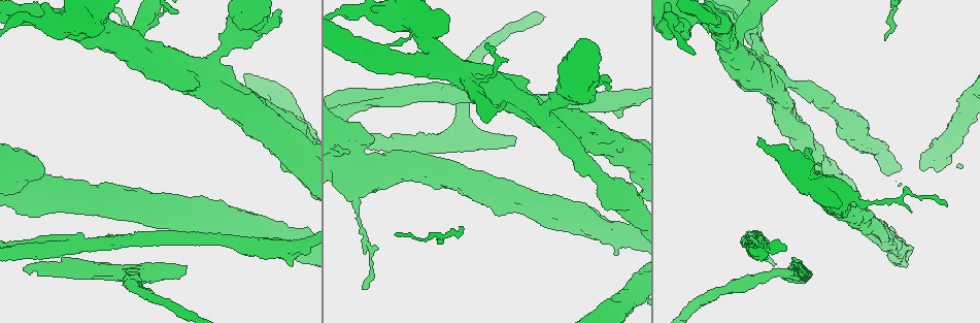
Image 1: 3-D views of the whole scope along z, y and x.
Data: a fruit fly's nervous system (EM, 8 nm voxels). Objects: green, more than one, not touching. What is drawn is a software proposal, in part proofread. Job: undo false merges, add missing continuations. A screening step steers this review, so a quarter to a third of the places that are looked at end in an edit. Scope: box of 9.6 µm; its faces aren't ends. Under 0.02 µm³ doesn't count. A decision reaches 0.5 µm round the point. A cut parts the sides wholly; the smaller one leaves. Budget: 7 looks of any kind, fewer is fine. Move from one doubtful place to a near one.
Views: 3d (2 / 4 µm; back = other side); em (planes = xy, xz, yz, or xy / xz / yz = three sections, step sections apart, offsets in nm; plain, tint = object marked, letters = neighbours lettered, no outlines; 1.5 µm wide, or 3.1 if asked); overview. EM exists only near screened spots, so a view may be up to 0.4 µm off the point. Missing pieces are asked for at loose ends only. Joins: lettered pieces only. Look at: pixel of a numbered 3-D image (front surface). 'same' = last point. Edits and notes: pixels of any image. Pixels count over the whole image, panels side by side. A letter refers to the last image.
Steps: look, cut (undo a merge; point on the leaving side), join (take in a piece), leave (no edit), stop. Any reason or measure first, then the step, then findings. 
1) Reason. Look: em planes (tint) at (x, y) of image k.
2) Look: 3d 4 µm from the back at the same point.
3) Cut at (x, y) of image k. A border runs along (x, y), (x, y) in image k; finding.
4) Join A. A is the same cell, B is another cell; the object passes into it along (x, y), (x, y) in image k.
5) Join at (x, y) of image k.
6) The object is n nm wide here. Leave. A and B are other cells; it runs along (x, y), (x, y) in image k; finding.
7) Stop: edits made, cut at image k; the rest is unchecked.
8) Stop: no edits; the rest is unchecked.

Branch stops here. Look: em yz step 8 (tint) at (185, 268) of image 1.

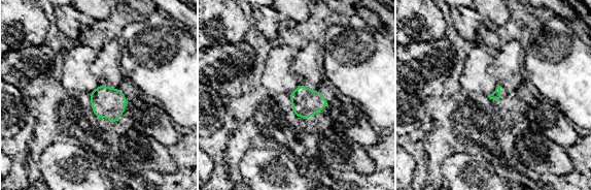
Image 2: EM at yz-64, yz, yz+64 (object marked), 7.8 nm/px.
Look: em planes (letters) at the same point.

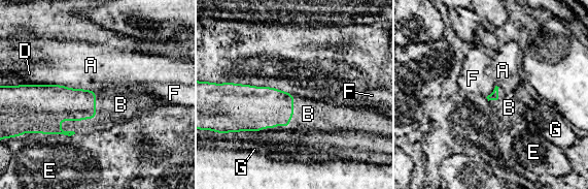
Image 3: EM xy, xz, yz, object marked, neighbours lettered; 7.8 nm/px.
Join B. B is the same cell, A, D, E, F and G are other cells; the neuron continues.

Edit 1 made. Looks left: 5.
An open end. Look: em xz step 8 (letters) at (773, 265) of image 1.

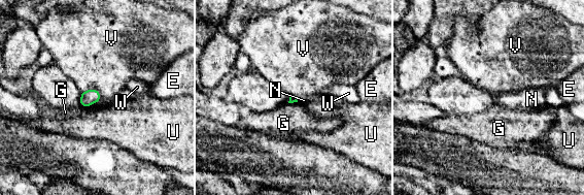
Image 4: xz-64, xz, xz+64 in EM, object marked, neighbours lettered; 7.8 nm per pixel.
Cut it another way. Look: em planes (letters) at the same point.

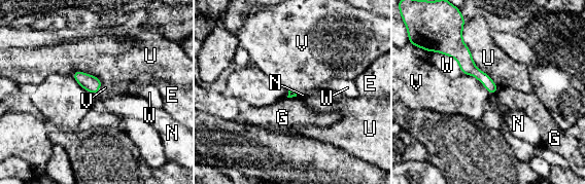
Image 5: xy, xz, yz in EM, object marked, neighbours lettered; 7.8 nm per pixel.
Leave. E, G, N, U, V and W are other cells; it runs along (458, 39), (465, 61), (492, 92) in image 5; no lettered piece goes on from it.

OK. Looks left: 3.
Stops while still wide. Look: 3d 2 µm at (912, 250) of image 1.

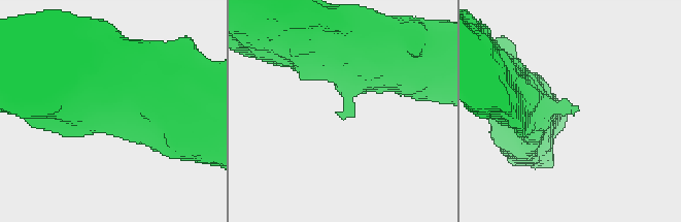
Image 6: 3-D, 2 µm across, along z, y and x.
Look: em xy step 8 (tint) at (337, 112) of image 6.

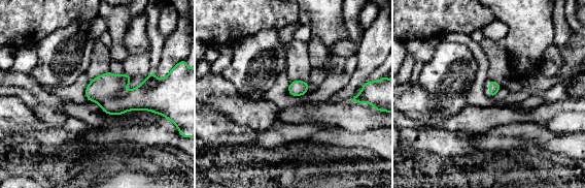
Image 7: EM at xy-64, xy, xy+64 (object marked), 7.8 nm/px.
Look: em planes (letters) at the same point.

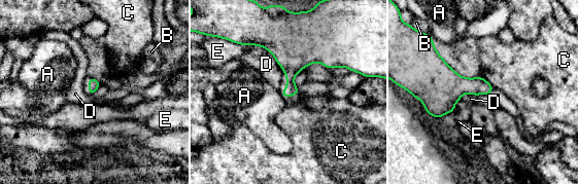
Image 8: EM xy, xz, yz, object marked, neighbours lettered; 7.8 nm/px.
Leave. A, B, C, D and E are other cells; no lettered piece goes on from it.

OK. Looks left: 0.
Stop: edits made, join at image 3; the rest is unchecked.

